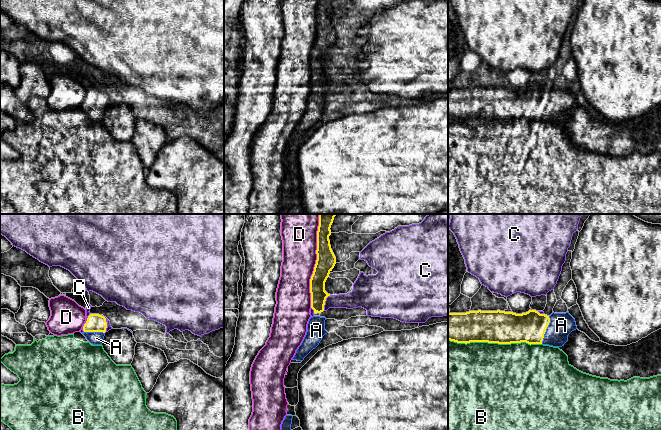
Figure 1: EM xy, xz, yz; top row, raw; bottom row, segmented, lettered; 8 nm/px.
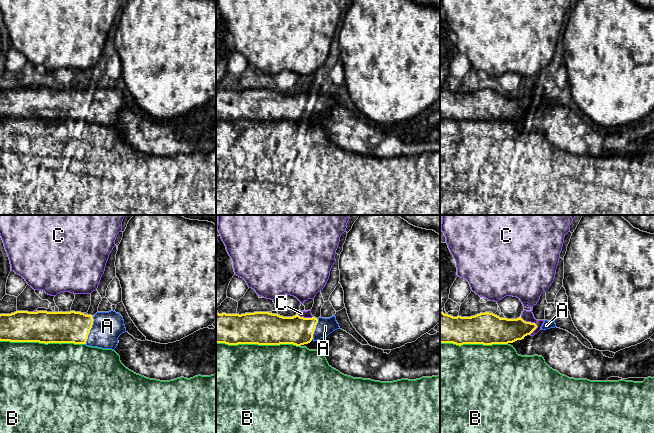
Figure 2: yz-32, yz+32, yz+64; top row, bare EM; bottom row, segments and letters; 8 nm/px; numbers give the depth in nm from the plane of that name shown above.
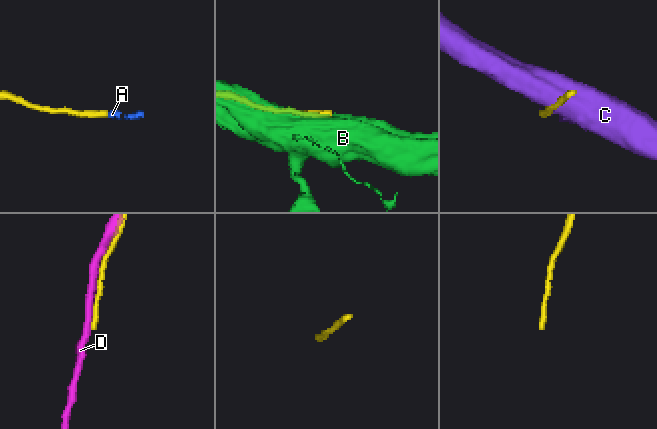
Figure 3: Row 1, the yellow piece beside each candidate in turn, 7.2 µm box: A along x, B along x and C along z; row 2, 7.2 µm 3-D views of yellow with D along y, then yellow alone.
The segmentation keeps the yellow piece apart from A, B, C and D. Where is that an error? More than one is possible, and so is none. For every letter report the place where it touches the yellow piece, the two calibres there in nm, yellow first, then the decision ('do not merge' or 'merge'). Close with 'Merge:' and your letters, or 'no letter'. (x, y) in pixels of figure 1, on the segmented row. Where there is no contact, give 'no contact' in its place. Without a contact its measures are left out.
A: yz (545, 330) | 260/190 nm | merge
B: yz (495, 342) | 260/480 nm | do not merge
C: xz (324, 302) | 130/140 nm | do not merge
D: xz (316, 261) | 160/280 nm | do not merge
Merge: A

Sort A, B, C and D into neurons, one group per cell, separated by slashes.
A / B / C / D

